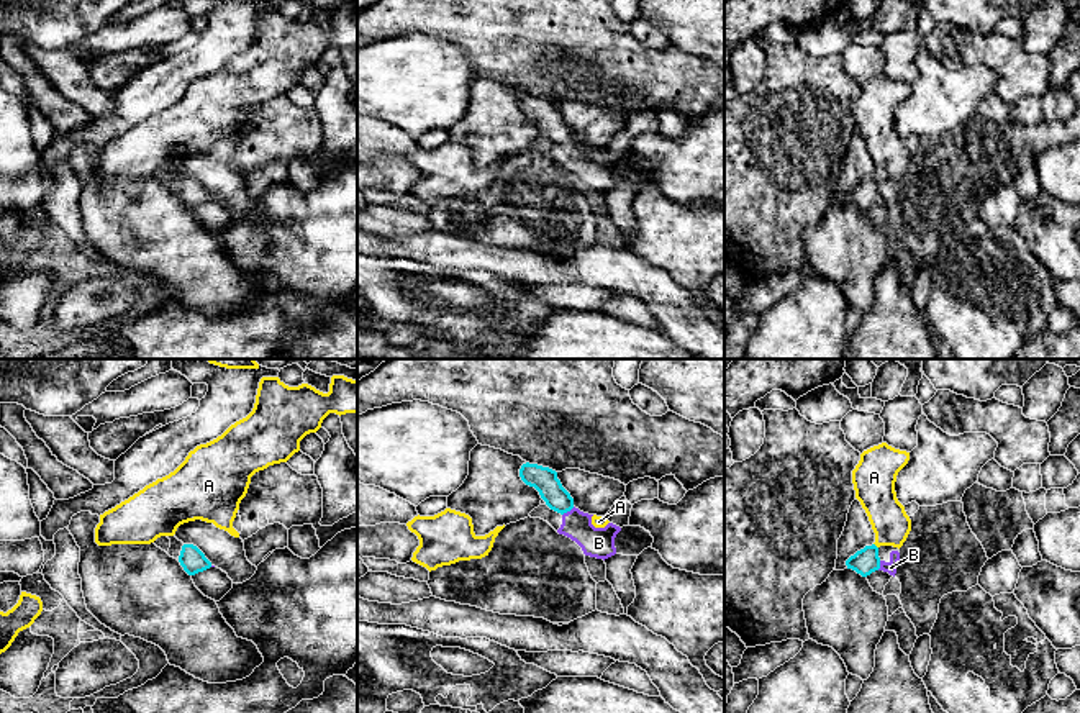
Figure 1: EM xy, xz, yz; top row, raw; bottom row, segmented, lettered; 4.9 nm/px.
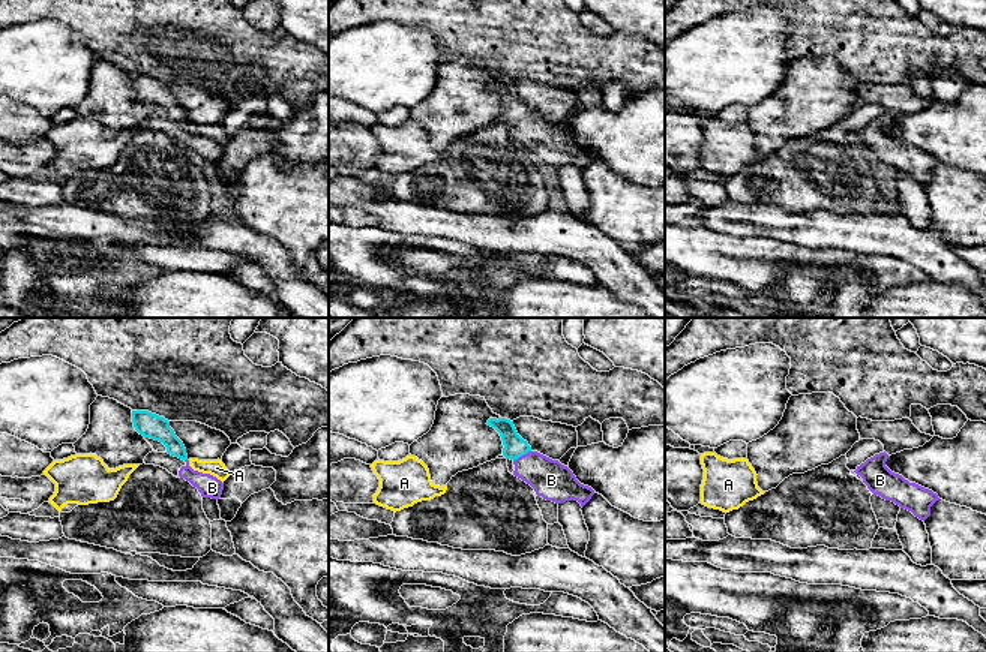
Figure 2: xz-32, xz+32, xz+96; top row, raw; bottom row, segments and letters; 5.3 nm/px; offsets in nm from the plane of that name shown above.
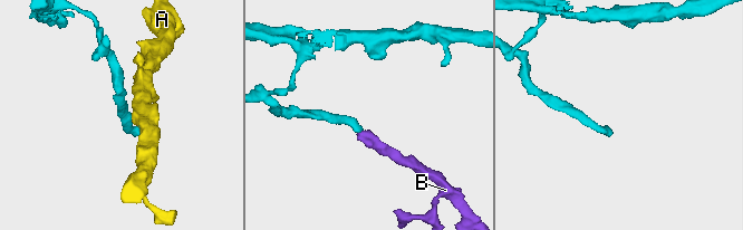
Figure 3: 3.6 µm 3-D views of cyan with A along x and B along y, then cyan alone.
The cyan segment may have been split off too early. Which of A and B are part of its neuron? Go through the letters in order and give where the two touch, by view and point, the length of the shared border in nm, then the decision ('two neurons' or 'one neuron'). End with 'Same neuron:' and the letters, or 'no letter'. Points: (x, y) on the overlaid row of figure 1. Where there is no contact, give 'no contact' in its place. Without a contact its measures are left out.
A: yz (875, 546) | 40 nm | two neurons
B: xz (567, 510) | 80 nm | one neuron
Same neuron: B

